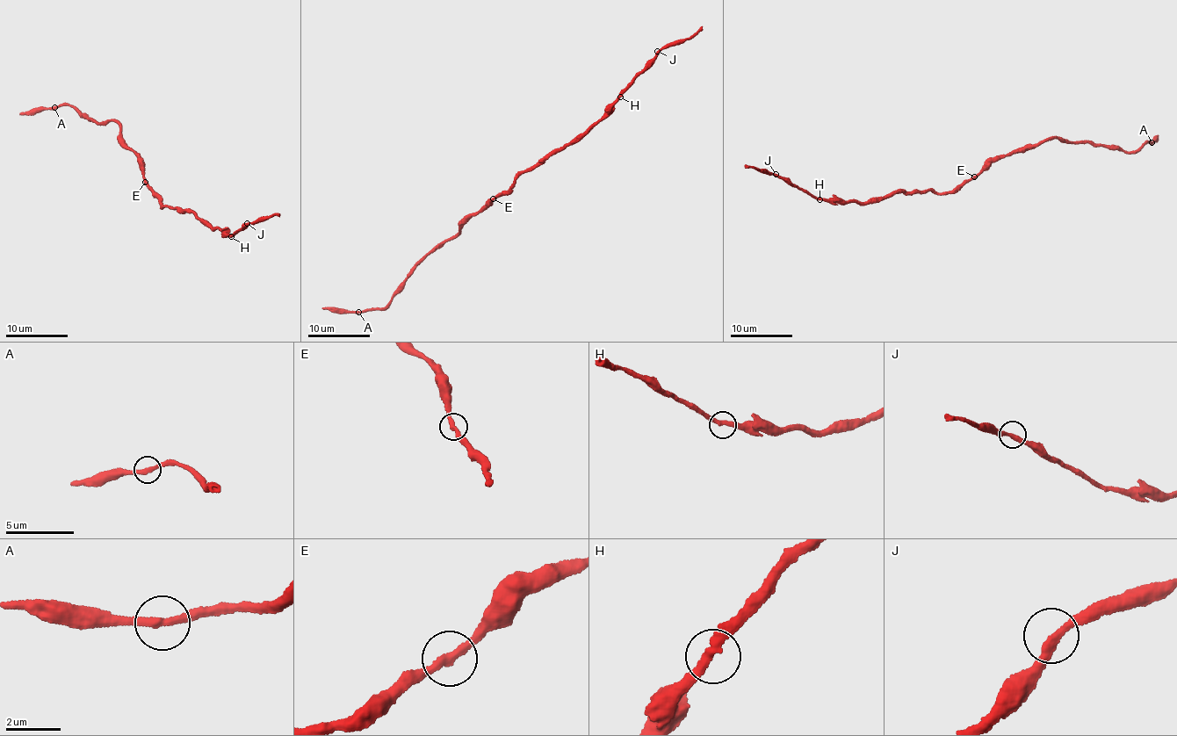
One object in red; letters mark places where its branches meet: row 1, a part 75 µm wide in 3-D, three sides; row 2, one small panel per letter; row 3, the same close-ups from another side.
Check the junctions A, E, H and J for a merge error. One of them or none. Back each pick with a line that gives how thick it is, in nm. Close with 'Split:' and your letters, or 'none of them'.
Split: none of them

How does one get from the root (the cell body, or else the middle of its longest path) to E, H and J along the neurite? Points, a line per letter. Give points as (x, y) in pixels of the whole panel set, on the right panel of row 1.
E: (961, 183), (975, 176)
H: (961, 183), (951, 191), (939, 193), (931, 190), (924, 193), (898, 192), (856, 203), (819, 199)
J: (961, 183), (944, 193), (898, 192), (856, 203), (835, 203), (776, 174)

